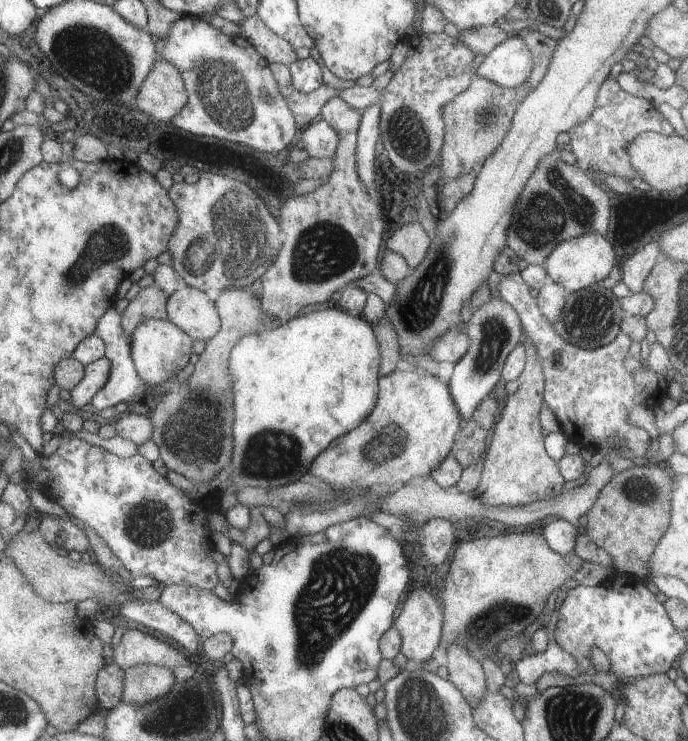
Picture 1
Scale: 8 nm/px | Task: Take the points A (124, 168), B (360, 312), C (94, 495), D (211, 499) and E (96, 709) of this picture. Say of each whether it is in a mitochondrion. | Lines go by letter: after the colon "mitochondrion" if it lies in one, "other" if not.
A: other
B: other
C: other
D: other
E: other

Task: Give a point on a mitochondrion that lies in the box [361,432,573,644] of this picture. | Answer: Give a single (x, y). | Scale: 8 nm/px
(504, 615)

